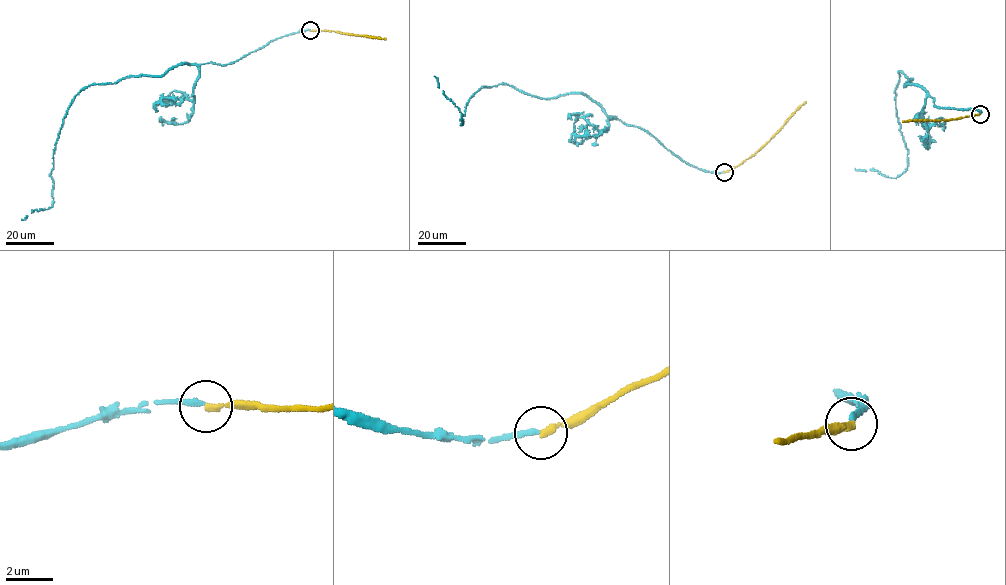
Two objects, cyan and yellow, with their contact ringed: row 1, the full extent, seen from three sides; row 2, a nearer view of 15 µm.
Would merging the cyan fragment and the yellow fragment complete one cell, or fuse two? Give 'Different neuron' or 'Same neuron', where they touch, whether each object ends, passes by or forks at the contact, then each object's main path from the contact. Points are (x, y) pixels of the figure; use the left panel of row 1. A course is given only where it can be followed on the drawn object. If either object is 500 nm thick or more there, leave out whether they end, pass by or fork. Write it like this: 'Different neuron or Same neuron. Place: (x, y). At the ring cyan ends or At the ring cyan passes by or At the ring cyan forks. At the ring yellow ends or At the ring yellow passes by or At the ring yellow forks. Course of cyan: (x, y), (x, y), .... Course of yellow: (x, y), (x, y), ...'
Different neuron. Place: (310, 30). At the ring cyan ends. At the ring yellow ends. Course of cyan: (310, 30), (275, 39), (228, 64), (185, 63), (161, 76), (86, 86), (58, 135), (51, 207), (21, 219). Course of yellow: (310, 30), (386, 39)

